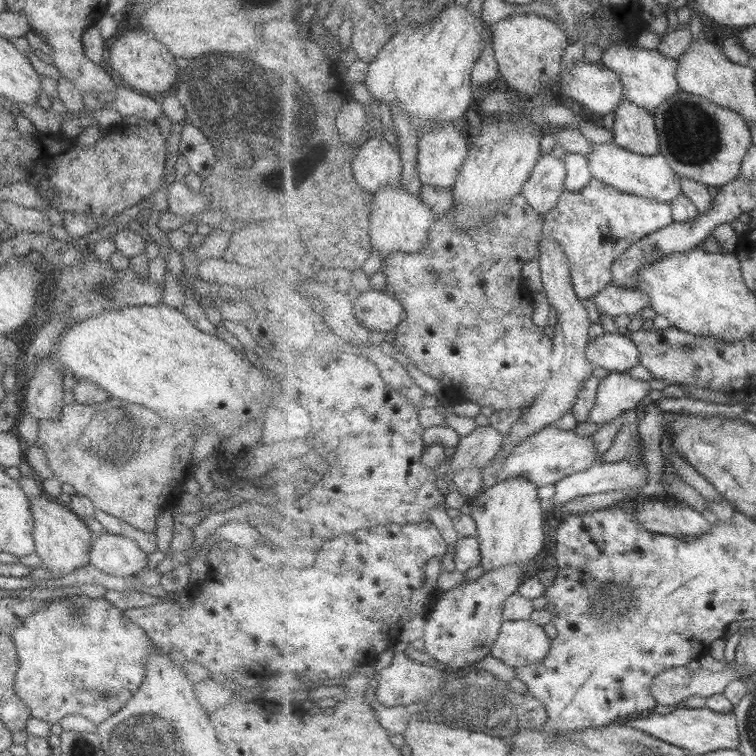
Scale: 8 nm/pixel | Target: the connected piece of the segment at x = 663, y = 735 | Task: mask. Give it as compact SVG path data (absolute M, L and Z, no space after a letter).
M684 706L680 709L673 708L669 714L665 715L653 712L649 717L635 719L626 724L647 732L647 735L655 736L667 744L679 745L679 748L684 748L687 752L694 751L704 755L723 749L739 749L741 732L737 723L737 715L734 711L720 713L707 706L701 708Z

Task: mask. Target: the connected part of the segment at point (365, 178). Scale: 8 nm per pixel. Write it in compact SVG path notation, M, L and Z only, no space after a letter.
M368 138L351 167L356 181L373 194L381 187L402 184L402 157L385 139Z

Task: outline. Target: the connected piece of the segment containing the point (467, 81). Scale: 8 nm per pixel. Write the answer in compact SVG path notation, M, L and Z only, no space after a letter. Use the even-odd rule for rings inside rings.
M451 2L445 12L439 14L434 23L421 25L421 28L407 28L395 36L379 54L377 60L369 64L365 84L372 96L384 102L390 108L403 108L413 119L418 130L425 124L447 125L463 118L473 100L477 98L475 86L472 84L472 70L483 55L486 42L483 40L485 22L479 16L473 16L467 6L459 6Z

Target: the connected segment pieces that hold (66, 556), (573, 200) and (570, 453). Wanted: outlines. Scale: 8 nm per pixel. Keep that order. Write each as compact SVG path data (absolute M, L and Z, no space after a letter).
M42 494L29 502L29 509L33 517L31 535L33 536L34 553L41 559L45 570L63 576L88 563L88 550L94 535L81 518L68 510L67 505Z
M593 177L590 183L579 190L563 190L563 194L557 200L557 206L544 216L544 236L554 238L567 254L569 268L572 276L572 283L577 296L581 300L593 300L594 296L603 289L609 287L614 279L613 267L615 262L629 251L635 243L638 243L646 236L658 232L662 228L669 227L674 223L672 205L651 197L637 196L636 194L620 191L618 188L603 183Z
M553 424L525 438L525 441L521 441L517 447L513 448L509 457L505 457L505 463L501 465L497 480L500 483L514 476L521 476L531 480L531 483L539 488L548 484L555 486L569 476L589 470L598 463L597 455L597 448L591 436L579 436L573 429L563 430Z

